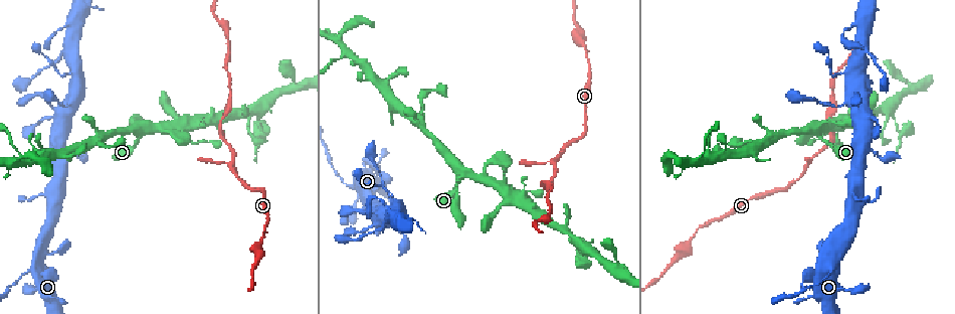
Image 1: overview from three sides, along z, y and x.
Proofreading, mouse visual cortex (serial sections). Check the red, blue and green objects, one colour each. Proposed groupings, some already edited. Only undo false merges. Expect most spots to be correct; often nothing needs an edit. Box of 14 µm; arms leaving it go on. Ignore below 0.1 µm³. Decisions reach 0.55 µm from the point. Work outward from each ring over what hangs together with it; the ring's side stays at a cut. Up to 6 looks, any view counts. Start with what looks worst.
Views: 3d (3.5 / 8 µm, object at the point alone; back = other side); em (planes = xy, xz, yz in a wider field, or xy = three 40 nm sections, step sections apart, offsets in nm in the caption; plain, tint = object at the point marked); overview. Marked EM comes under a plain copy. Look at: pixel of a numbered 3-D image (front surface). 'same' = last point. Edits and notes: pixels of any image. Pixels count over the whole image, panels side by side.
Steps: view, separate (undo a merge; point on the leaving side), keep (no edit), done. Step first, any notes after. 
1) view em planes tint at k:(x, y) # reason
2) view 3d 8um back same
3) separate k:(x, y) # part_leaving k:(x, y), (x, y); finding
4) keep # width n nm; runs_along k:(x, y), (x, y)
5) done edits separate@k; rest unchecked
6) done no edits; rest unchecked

view 3d 3.5um back at 1:(352, 186) # side arm on a straight run

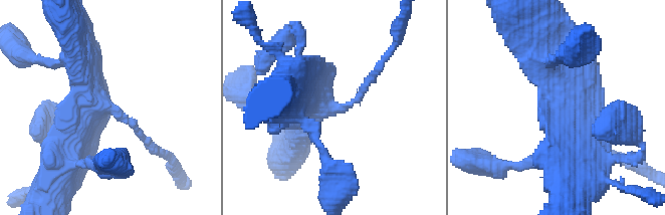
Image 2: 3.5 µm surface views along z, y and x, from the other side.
view em planes tint at 2:(110, 105) # need the tissue

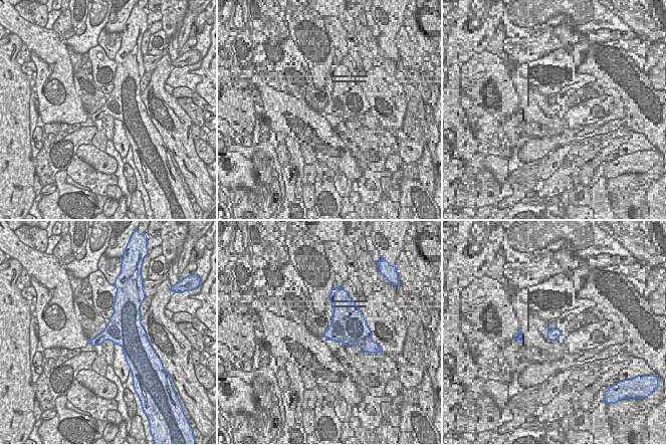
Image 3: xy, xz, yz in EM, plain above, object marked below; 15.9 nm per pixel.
keep # runs_along 2:(294, 102), (347, 108), (375, 74); one cell here

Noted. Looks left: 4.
view 3d 3.5um at 1:(463, 173) # thin neck

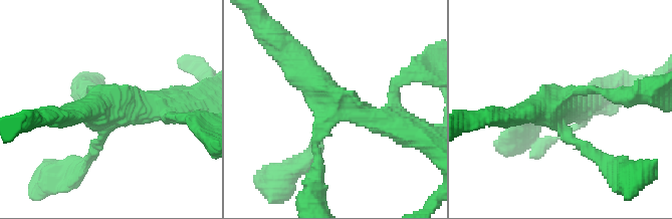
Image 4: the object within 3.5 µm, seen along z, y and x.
view em xy step 5 tint at 4:(335, 102) # need the tissue

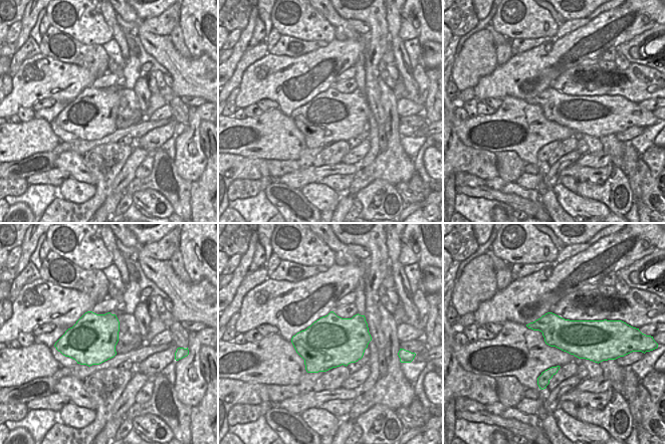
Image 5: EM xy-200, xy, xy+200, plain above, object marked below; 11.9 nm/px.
keep # width 600 nm; runs_along 4:(87, 162), (125, 106), (168, 103); all the same cell

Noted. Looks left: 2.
done no edits; rest unchecked

